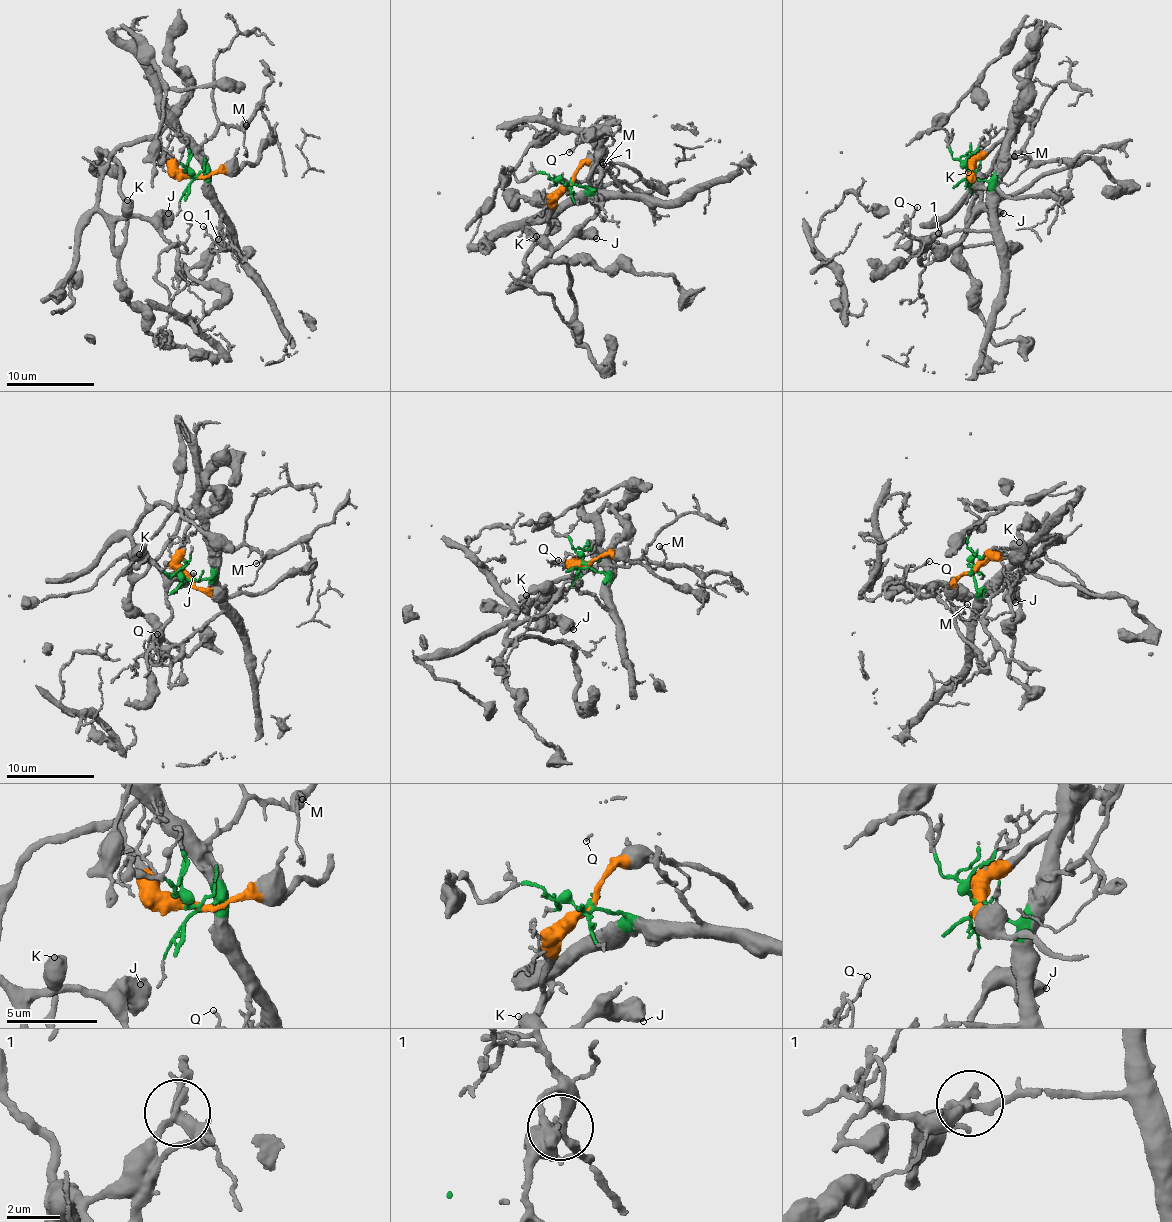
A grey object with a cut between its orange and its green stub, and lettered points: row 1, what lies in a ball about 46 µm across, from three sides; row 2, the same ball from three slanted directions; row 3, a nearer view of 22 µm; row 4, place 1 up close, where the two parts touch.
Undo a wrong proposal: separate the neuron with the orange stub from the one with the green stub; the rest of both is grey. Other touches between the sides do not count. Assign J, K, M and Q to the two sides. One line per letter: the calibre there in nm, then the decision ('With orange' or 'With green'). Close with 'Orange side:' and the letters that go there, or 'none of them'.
J: Thickness 600 nm. With orange
K: Thickness 550 nm. With orange
M: Thickness 120 nm. With green
Q: Thickness 90 nm. With green
Orange side: J, K

